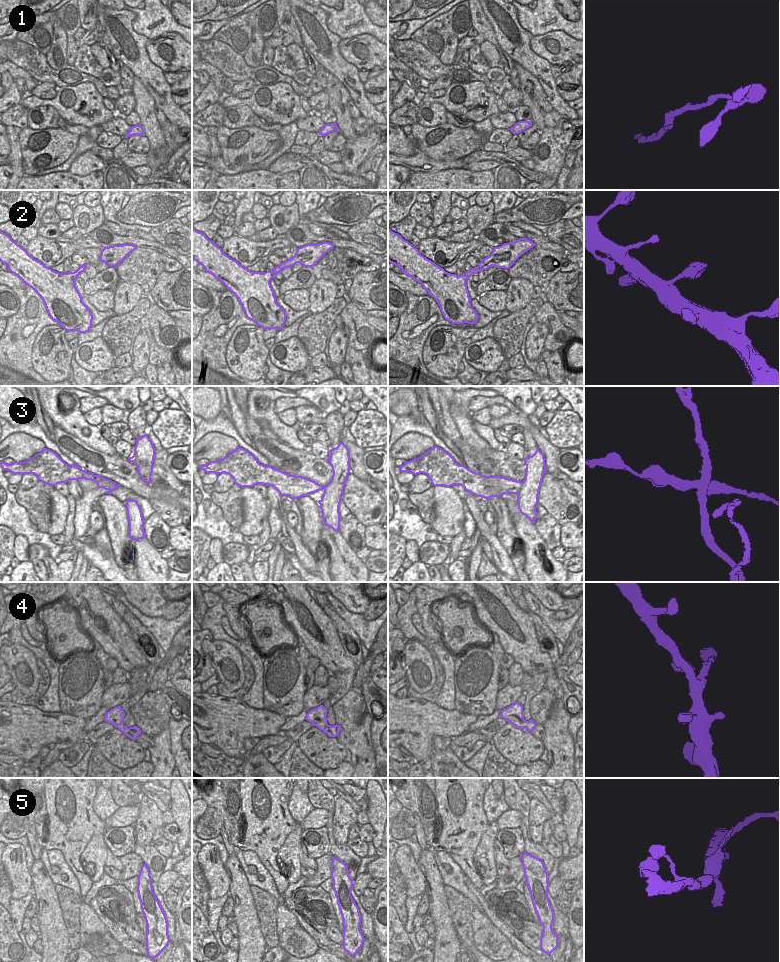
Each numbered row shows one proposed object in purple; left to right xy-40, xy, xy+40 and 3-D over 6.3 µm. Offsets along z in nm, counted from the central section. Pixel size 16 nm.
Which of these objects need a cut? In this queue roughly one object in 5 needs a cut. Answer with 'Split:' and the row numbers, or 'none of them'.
Split: 3

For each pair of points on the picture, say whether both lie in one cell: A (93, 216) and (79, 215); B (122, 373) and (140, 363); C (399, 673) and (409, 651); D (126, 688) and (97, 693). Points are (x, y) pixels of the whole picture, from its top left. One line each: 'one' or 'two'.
A: one
B: two
C: two
D: two

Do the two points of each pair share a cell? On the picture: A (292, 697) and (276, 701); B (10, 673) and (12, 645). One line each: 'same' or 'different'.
A: same
B: different

